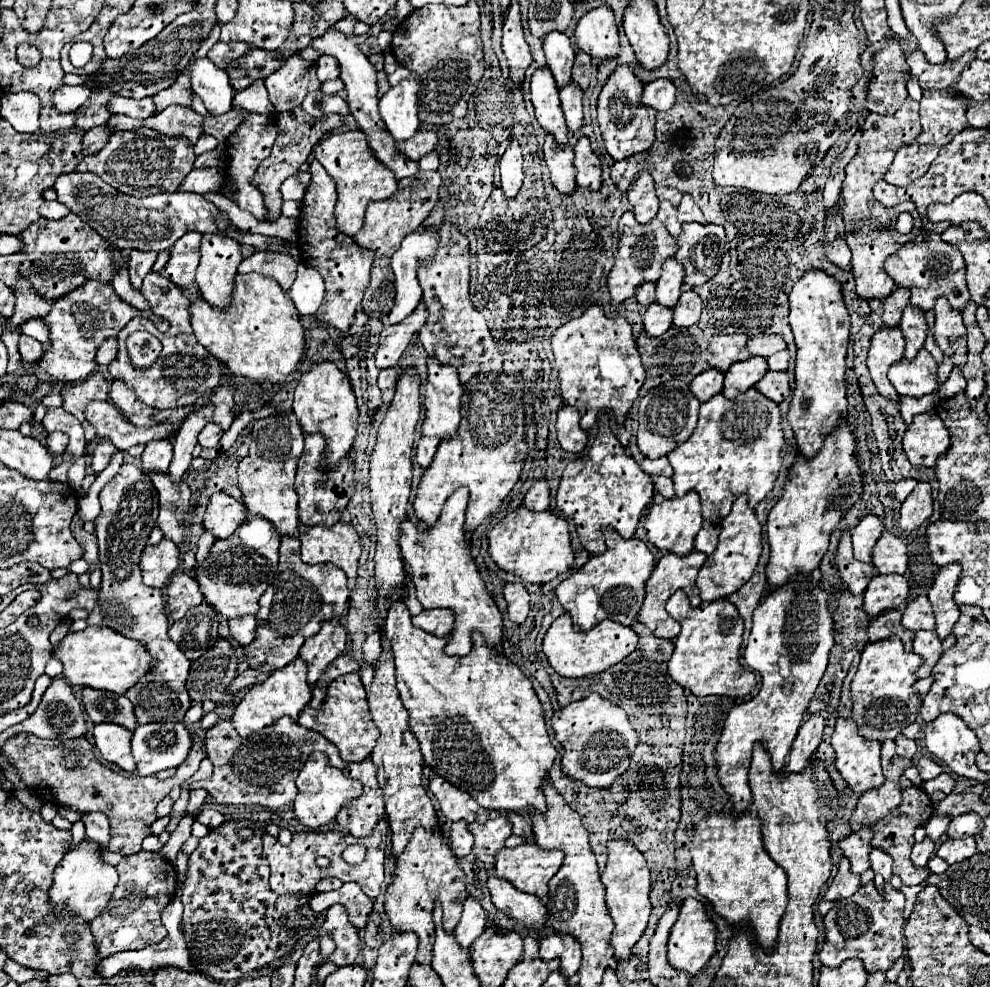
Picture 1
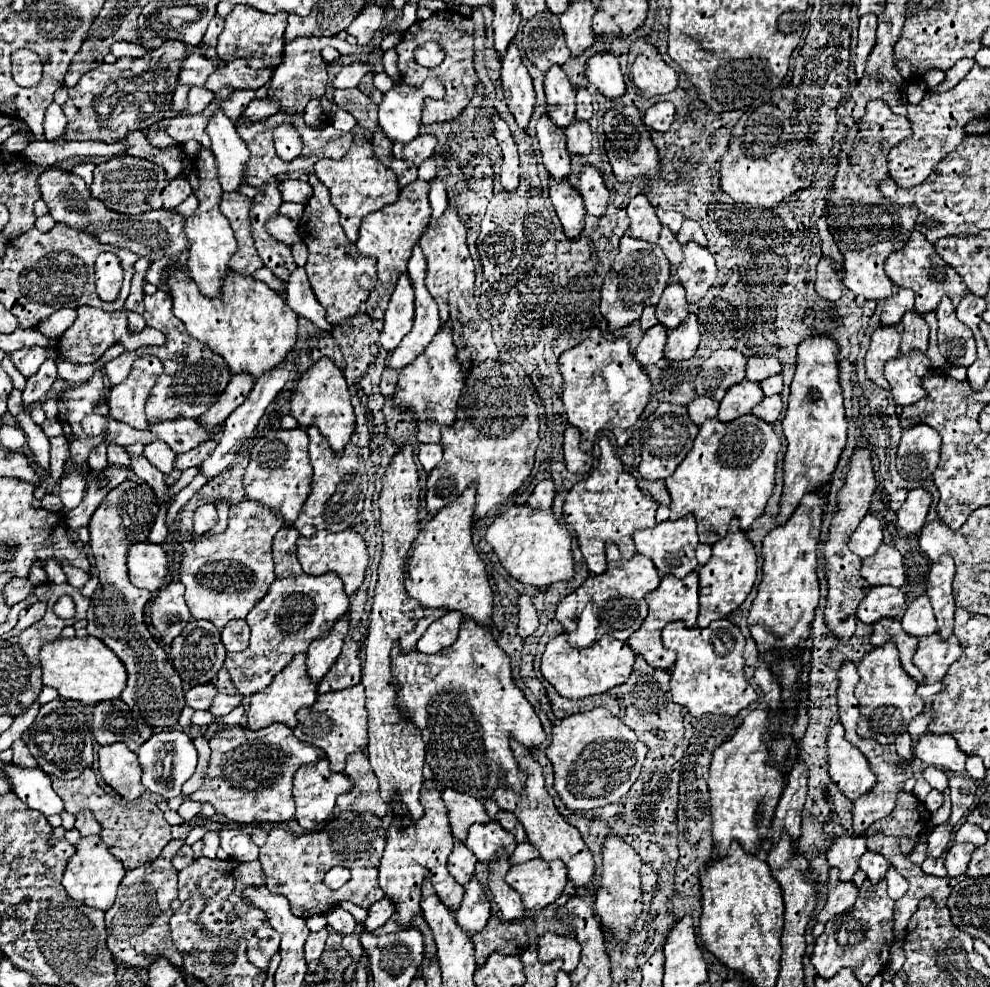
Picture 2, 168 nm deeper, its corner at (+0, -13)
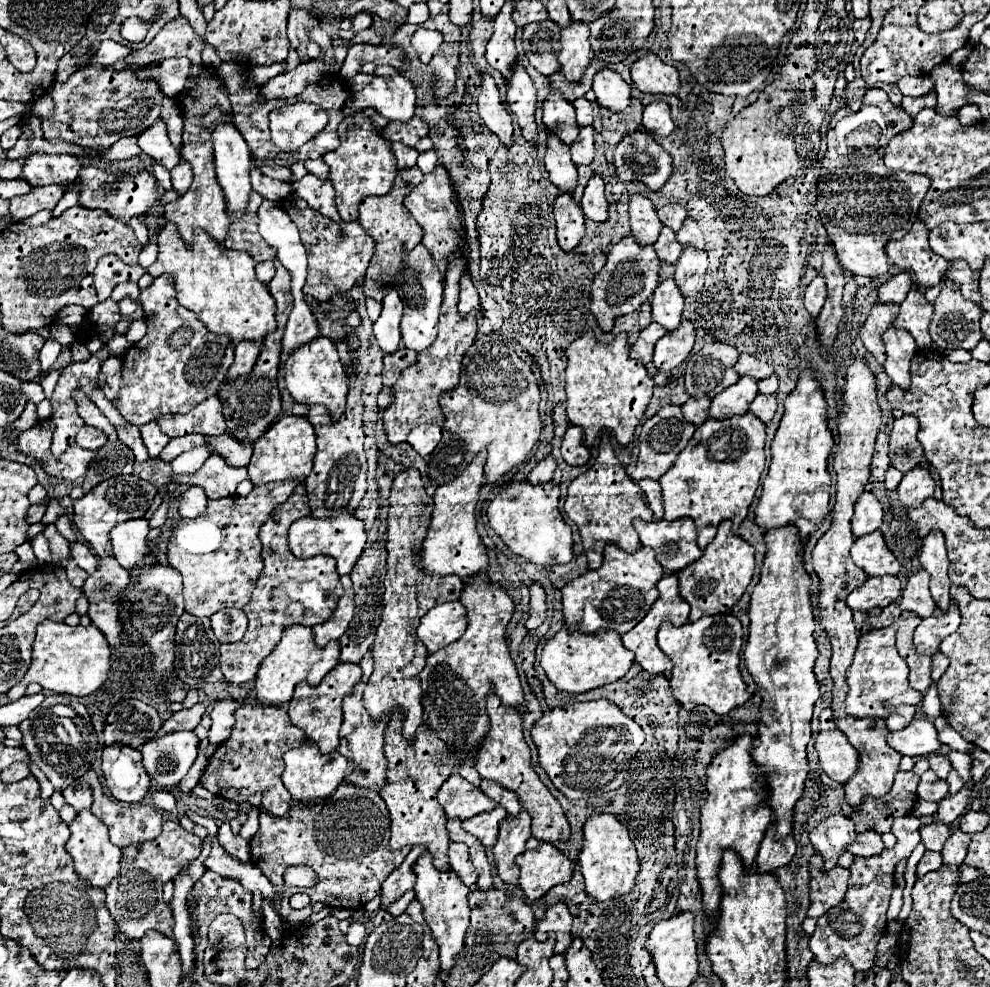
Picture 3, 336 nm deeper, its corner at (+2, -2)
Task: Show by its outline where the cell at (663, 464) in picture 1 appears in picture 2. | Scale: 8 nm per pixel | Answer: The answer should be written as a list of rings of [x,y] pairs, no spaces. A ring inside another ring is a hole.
[[[641,479],[639,487],[641,487],[641,491],[645,491],[645,495],[653,497],[653,501],[657,501],[659,505],[669,505],[669,493],[667,493],[667,487],[663,485],[663,481]]]

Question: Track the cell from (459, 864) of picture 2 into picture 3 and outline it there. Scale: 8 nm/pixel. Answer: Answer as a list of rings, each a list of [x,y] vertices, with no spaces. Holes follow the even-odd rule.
[[[451,842],[449,844],[449,864],[457,872],[457,876],[463,880],[465,886],[469,886],[469,888],[475,886],[477,872],[475,872],[475,868],[471,864],[471,858],[467,856],[467,846]]]

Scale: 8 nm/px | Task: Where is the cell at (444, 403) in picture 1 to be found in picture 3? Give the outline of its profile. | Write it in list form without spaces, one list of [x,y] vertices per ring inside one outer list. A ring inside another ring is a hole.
[[[451,256],[451,264],[445,272],[445,296],[441,304],[441,316],[439,316],[439,334],[437,340],[417,354],[417,362],[407,366],[401,374],[397,384],[393,386],[393,402],[385,408],[383,422],[389,442],[399,444],[405,442],[407,434],[419,426],[419,424],[443,424],[443,414],[439,406],[439,396],[451,392],[459,384],[459,372],[461,372],[461,360],[467,352],[467,348],[473,344],[473,338],[477,334],[475,314],[469,314],[467,318],[459,316],[457,302],[459,302],[459,276],[463,274],[463,262],[457,260],[457,256]]]

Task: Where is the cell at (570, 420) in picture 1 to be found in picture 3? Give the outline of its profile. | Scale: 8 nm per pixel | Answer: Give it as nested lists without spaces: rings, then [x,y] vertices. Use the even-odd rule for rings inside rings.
[[[573,424],[567,428],[567,432],[563,436],[561,454],[563,454],[565,462],[571,464],[571,466],[587,464],[591,454],[589,454],[589,448],[583,444],[583,428],[573,426]]]

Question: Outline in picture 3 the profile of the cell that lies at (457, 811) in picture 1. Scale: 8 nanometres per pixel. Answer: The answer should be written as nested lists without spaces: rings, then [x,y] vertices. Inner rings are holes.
[[[451,774],[443,782],[437,800],[445,808],[449,820],[467,820],[479,812],[495,808],[495,804],[479,788],[469,784],[459,774]]]

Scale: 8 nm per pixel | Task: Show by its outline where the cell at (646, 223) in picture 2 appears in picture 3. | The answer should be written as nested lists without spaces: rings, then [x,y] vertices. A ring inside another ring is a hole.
[[[633,194],[629,198],[629,216],[631,216],[631,234],[639,240],[639,244],[653,244],[663,226],[653,202],[647,196]]]

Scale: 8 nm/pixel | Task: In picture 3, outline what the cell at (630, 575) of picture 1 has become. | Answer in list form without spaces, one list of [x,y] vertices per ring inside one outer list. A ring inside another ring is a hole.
[[[607,544],[603,554],[603,566],[589,570],[583,576],[571,580],[563,592],[563,618],[569,632],[599,632],[617,630],[619,634],[629,632],[651,608],[657,598],[655,588],[663,576],[663,566],[655,560],[651,548],[641,546],[637,552],[623,552],[617,544]]]

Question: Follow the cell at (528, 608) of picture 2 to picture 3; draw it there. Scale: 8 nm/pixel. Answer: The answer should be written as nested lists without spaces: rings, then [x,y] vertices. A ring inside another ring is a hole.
[[[533,584],[529,588],[529,592],[531,592],[531,602],[529,602],[529,618],[525,620],[525,628],[533,630],[533,628],[543,624],[547,604],[545,604],[545,592],[543,592],[541,584]]]

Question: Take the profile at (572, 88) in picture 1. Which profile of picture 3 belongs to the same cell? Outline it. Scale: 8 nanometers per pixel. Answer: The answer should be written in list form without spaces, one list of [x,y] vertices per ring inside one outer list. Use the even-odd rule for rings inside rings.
[[[583,126],[579,138],[571,144],[575,164],[589,164],[593,160],[593,126]]]

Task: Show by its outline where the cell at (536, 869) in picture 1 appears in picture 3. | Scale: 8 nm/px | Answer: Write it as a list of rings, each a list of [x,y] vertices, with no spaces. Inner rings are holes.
[[[547,842],[535,850],[525,850],[519,854],[515,864],[521,870],[519,888],[529,900],[539,900],[549,888],[569,882],[575,868],[575,862],[571,862],[561,850]]]

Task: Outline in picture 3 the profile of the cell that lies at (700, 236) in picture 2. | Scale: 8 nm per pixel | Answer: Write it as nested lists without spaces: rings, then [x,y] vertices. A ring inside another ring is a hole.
[[[687,218],[687,220],[683,222],[681,230],[677,232],[677,240],[679,240],[681,244],[691,244],[691,246],[695,246],[695,248],[703,248],[703,246],[705,246],[705,242],[703,242],[703,232],[701,232],[701,228],[697,226],[697,222],[695,222],[693,218]]]

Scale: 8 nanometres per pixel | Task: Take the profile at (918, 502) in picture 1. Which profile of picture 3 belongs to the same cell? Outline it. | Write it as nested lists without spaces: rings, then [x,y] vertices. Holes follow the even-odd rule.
[[[917,466],[905,474],[905,478],[897,488],[897,494],[903,508],[919,508],[927,498],[933,496],[933,490],[935,490],[935,482],[929,470]]]

